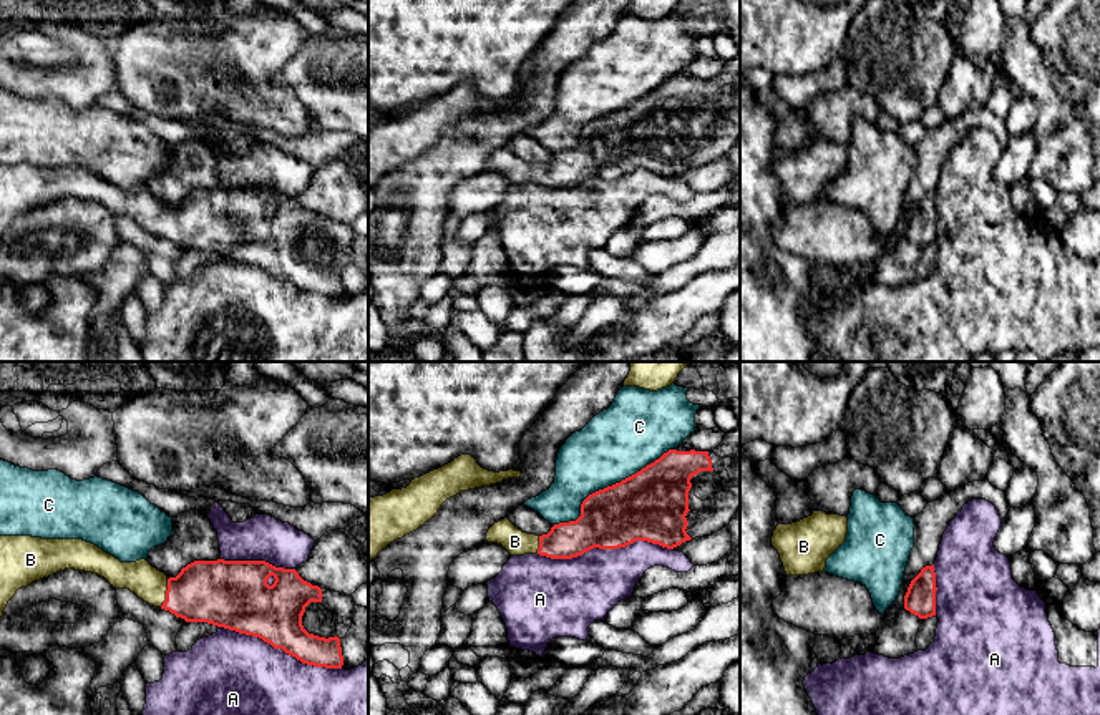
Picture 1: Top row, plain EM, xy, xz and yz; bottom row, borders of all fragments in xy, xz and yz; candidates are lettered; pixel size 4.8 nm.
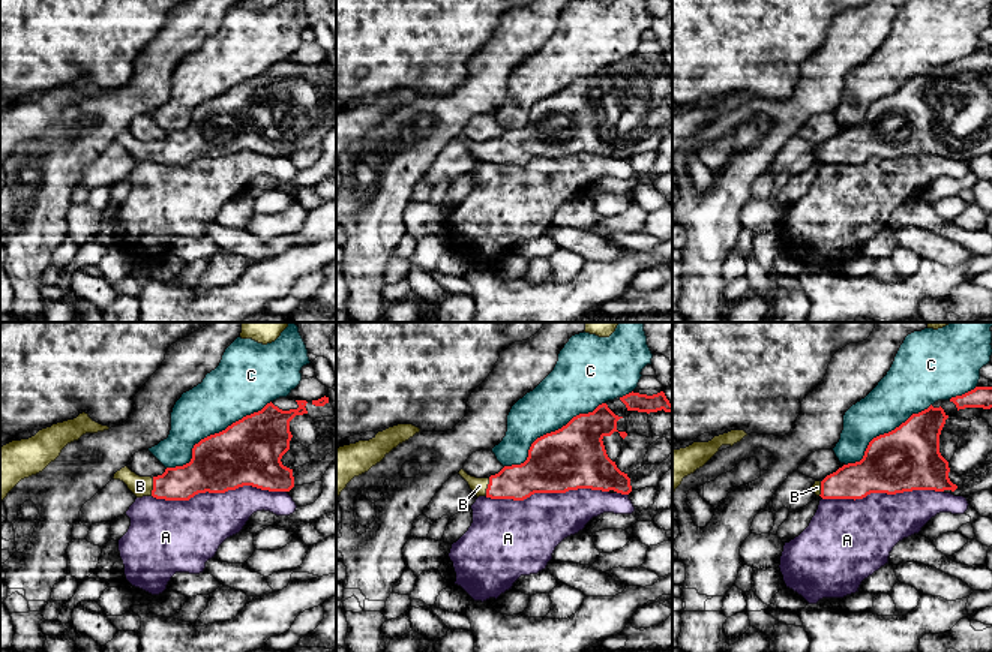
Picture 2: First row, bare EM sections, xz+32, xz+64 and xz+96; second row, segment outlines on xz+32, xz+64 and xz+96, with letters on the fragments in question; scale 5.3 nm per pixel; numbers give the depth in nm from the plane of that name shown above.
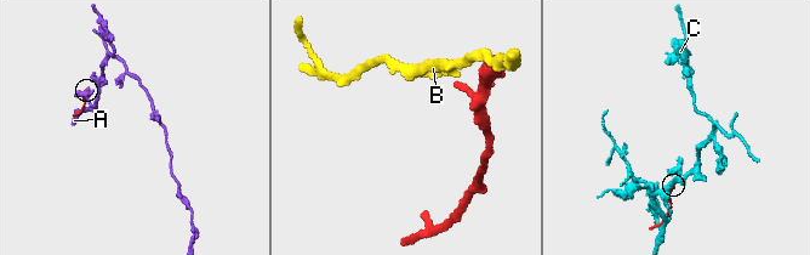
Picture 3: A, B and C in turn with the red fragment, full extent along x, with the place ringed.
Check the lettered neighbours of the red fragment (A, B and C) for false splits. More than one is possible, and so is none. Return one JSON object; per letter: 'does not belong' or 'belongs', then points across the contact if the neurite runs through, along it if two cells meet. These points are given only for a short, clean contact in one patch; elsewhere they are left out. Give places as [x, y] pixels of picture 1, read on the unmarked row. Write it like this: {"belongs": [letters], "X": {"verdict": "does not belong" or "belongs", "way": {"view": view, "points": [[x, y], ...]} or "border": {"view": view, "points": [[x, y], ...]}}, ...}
{"belongs": ["B"], "A": {"verdict": "does not belong"}, "B": {"verdict": "belongs", "way": {"view": "xy", "points": [[218, 221], [166, 221], [150, 213]]}}, "C": {"verdict": "does not belong"}}

